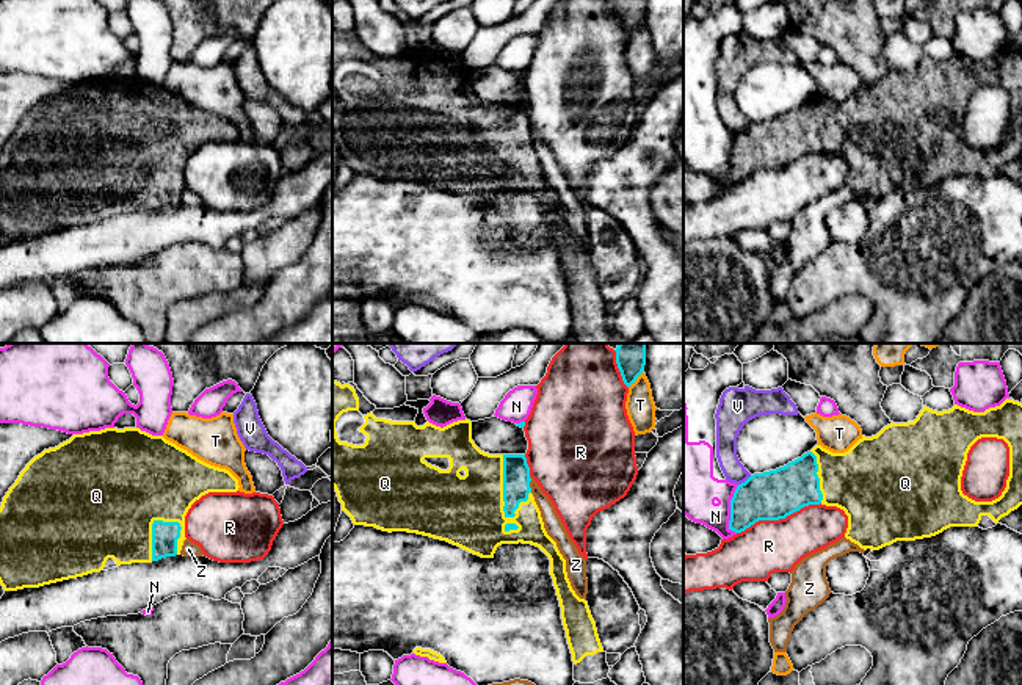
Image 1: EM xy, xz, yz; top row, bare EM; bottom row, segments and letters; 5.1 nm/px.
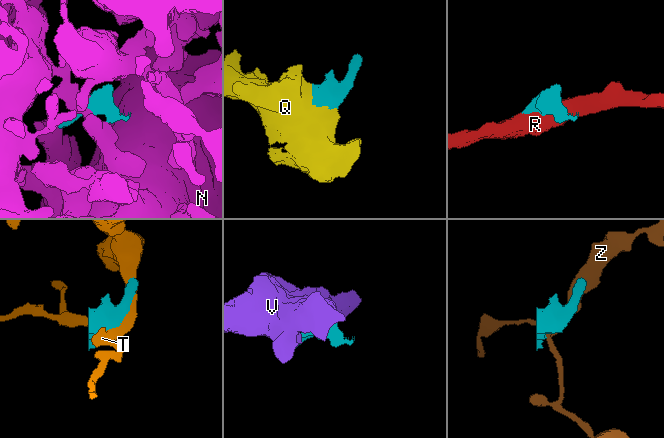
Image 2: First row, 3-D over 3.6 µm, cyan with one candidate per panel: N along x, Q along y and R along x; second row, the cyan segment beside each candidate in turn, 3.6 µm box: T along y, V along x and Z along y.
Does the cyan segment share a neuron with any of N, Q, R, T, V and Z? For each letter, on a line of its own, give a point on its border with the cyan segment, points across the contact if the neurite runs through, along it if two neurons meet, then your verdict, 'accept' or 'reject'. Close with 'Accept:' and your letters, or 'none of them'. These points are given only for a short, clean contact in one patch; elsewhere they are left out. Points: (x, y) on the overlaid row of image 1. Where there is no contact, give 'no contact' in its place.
N: yz (731, 510) | along yz (739, 485), (731, 500), (729, 521), (729, 527), (735, 533) | reject
Q: xz (503, 489) | accept
R: yz (778, 519) | reject
T: xz (635, 380) | reject
V: yz (746, 480) | reject
Z: xz (529, 485) | along xz (529, 477), (532, 491) | reject
Accept: Q

